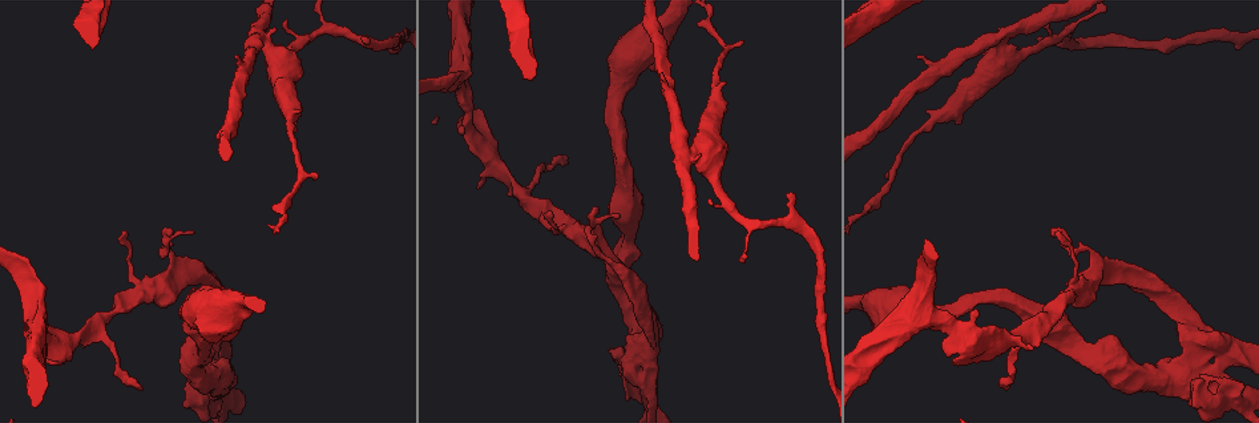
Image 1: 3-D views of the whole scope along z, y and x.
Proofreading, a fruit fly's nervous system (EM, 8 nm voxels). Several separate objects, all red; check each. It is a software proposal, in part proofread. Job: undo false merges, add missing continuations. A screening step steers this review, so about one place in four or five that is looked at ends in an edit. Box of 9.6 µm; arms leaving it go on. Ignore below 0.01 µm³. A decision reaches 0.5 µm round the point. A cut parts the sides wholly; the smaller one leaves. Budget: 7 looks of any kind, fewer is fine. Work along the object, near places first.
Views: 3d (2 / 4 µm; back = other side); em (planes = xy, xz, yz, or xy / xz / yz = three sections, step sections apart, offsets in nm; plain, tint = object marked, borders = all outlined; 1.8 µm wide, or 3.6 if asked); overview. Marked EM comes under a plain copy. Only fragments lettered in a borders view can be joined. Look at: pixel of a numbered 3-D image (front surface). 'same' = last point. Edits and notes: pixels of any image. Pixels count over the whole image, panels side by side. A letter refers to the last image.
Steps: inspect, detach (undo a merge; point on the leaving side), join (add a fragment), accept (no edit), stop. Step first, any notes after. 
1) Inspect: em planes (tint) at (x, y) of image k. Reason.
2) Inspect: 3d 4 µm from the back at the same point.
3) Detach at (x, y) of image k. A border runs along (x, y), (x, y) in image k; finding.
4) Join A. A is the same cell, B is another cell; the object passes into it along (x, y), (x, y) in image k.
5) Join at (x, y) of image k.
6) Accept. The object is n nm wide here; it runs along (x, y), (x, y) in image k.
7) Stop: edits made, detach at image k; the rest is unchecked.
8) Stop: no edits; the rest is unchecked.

Inspect: em 3.6 µm xy step 4 (tint) at (794, 196) of image 1. Free end.

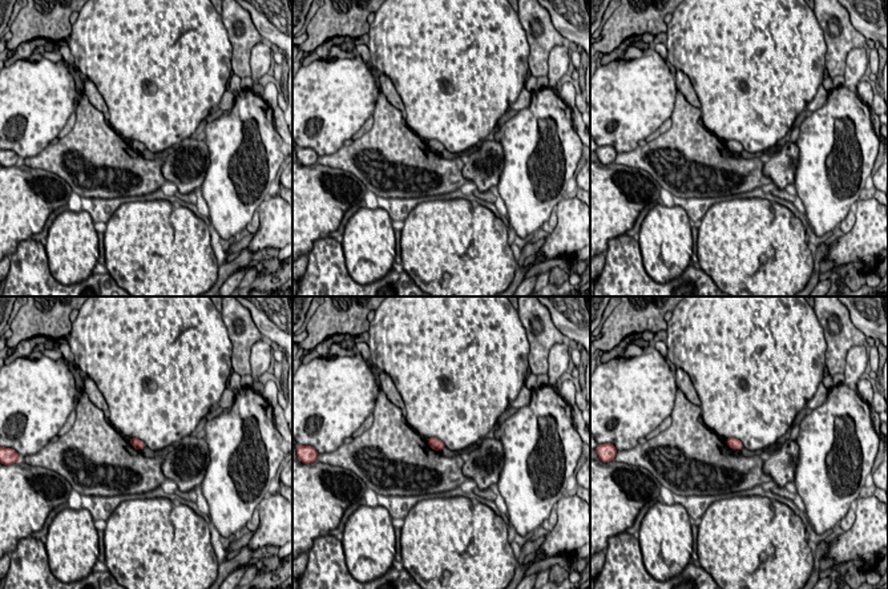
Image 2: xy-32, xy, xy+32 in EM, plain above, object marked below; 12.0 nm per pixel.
Inspect: em 3.6 µm xy step 4 (borders) at the same point. See the neighbours.

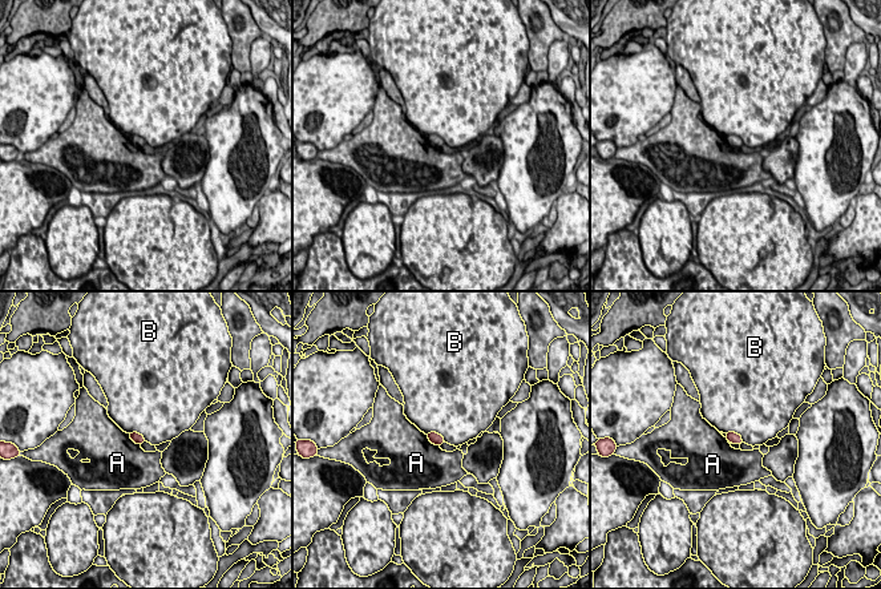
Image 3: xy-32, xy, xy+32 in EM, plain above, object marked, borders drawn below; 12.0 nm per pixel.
Accept. A and B are other cells; a border runs along (726, 432), (736, 432), (743, 442) in image 3; none of them fits.

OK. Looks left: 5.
Inspect: em 3.6 µm planes (tint) at (996, 48) of image 1. Thin neck.

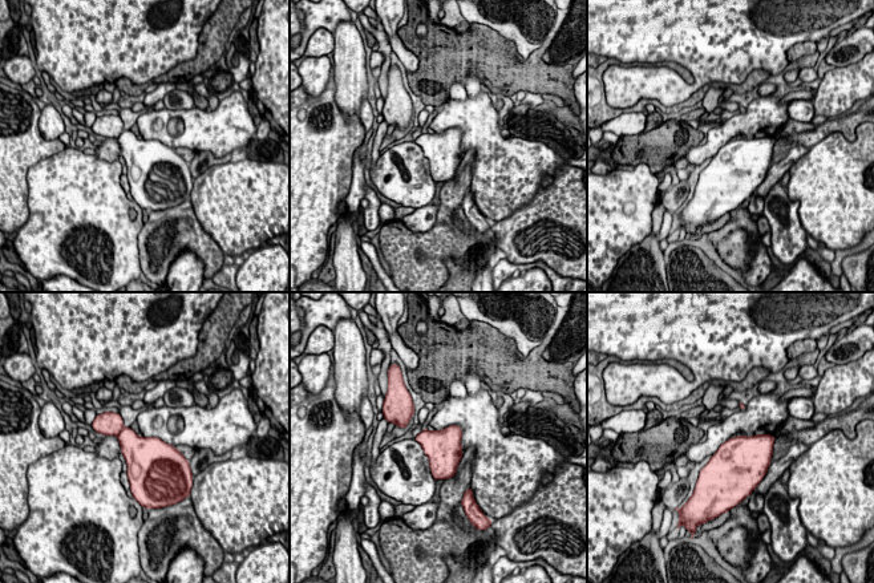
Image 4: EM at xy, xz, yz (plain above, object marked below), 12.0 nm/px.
Inspect: em 3.6 µm planes (borders) at the same point. What lies round it.

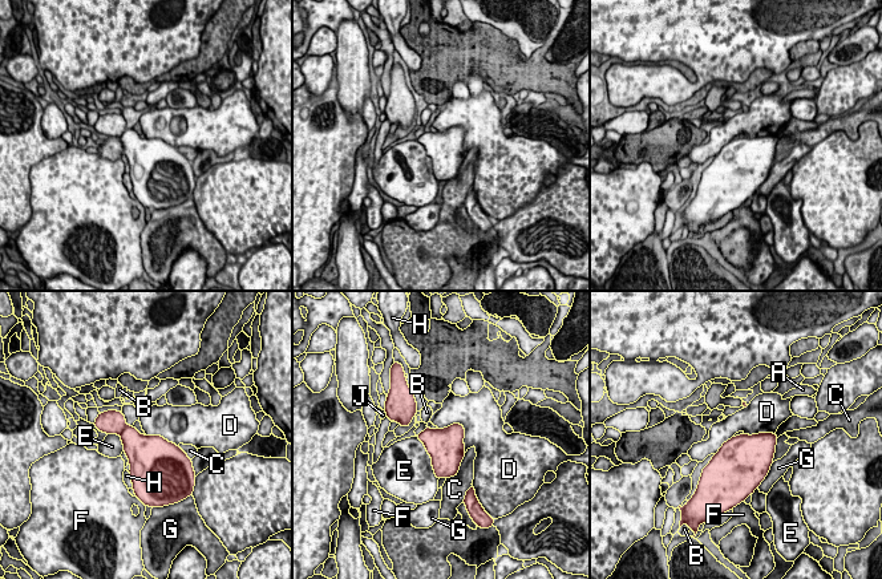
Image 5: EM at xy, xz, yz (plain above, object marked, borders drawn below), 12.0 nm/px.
Detach at (112, 422) of image 5. A, B, C, D, E, F, G, H and J are other cells; a border runs along (126, 425), (120, 434) in image 5; two cells meet here.

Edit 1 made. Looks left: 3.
Stop: edits made, detach at image 5; the rest is unchecked.

